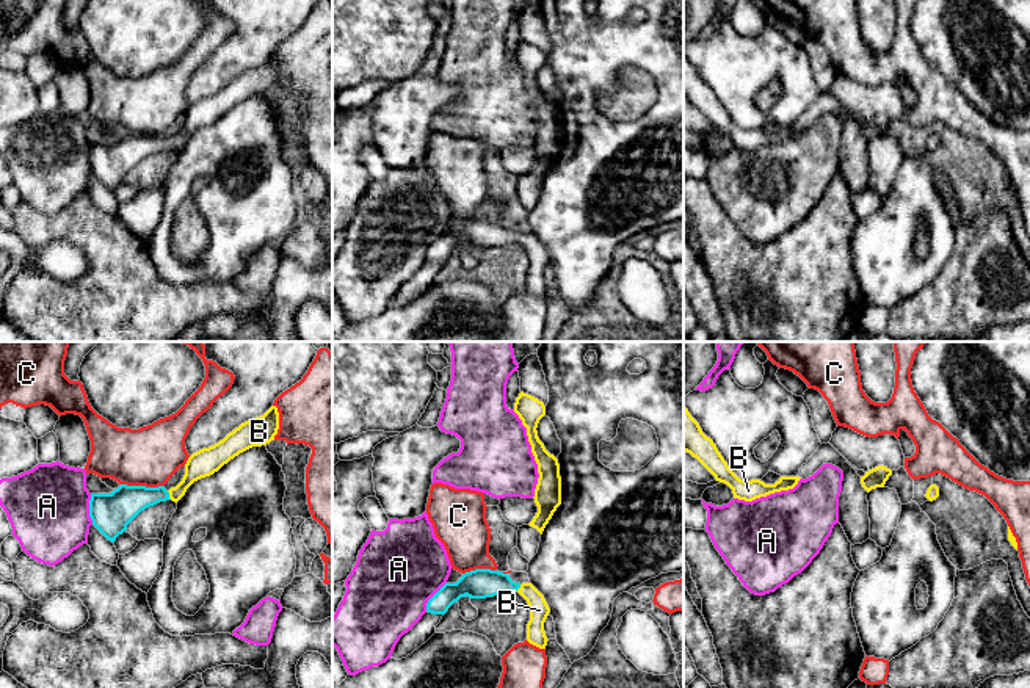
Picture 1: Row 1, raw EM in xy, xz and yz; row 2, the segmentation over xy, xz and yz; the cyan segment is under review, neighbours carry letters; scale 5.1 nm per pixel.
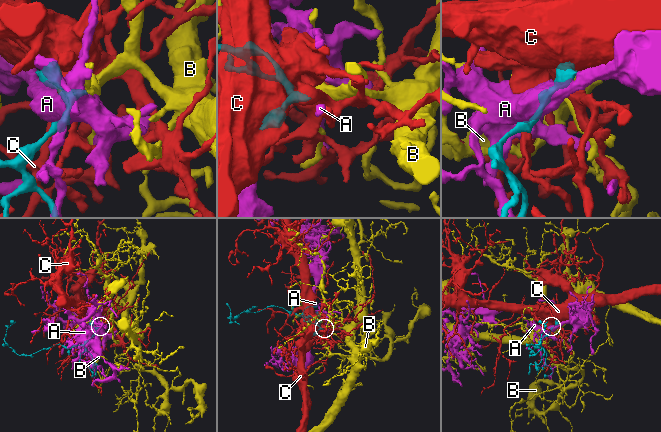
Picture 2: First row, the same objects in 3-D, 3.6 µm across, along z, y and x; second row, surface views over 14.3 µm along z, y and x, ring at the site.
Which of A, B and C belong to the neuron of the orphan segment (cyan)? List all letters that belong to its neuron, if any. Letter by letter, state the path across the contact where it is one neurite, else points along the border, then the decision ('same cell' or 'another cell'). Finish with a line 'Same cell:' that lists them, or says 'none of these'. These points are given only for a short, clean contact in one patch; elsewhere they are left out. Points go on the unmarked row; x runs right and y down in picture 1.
A: another cell
B: runs through xy (123, 154), (138, 146), (168, 144), (204, 112); same cell
C: border along xy (121, 132), (163, 135); another cell
Same cell: B

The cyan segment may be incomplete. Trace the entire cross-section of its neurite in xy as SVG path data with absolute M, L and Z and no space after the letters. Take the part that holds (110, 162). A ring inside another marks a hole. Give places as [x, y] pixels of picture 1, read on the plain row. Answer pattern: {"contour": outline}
{"contour": "M271 55L263 64L241 72L218 92L193 102L185 113L182 130L169 139L165 135L121 133L111 143L91 143L89 166L92 174L114 191L141 160L166 149L177 152L194 130L213 124L240 102L270 92L277 78L279 61L276 55Z"}

